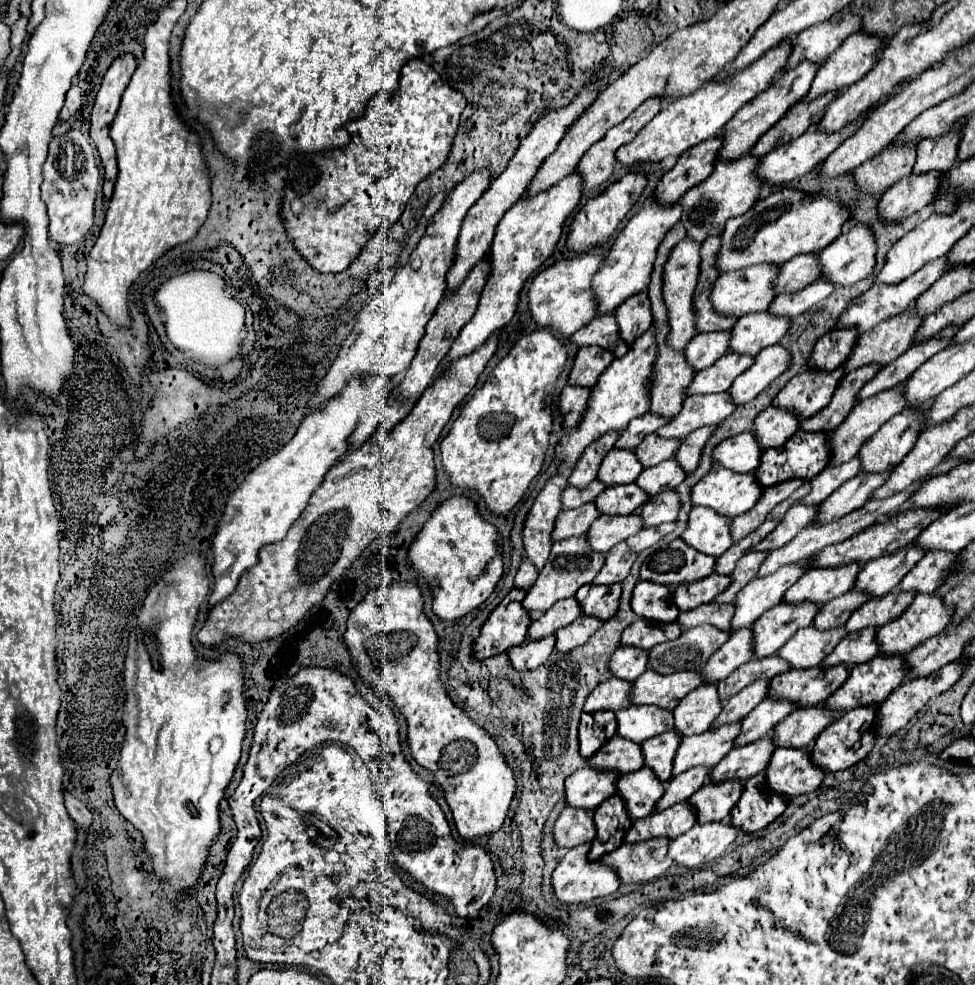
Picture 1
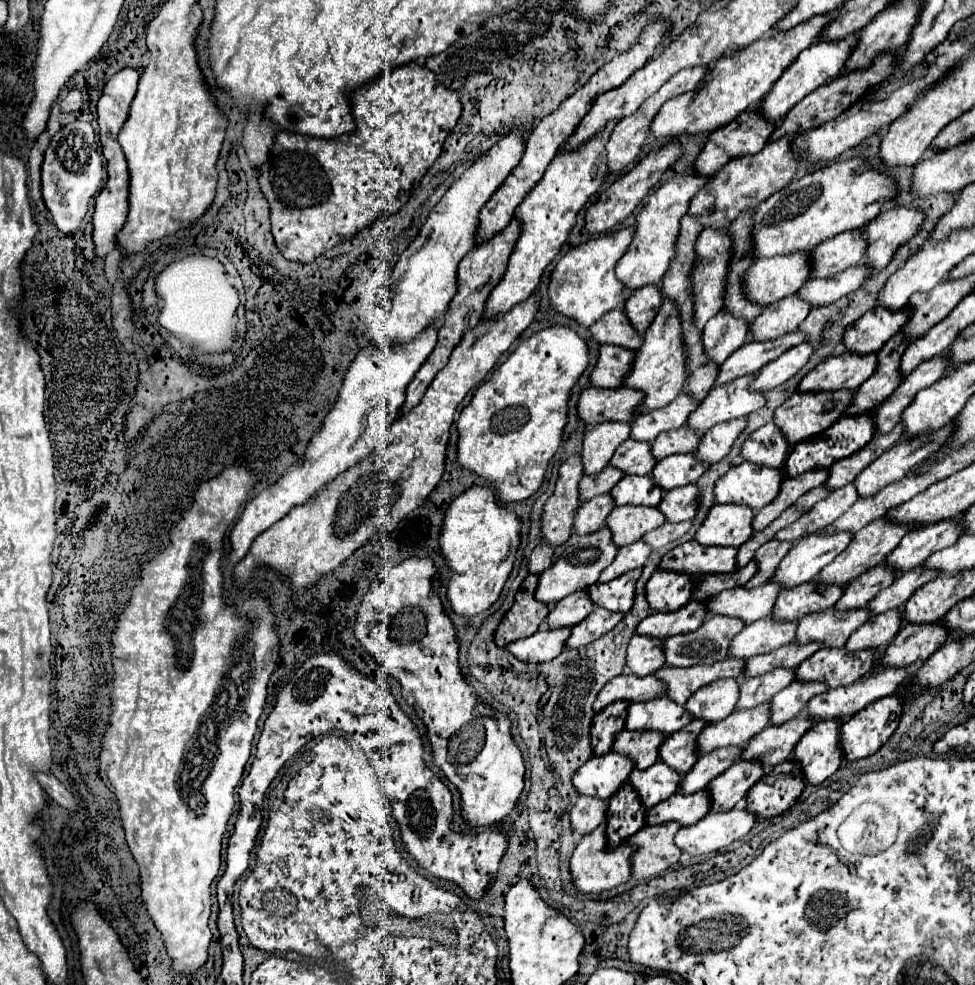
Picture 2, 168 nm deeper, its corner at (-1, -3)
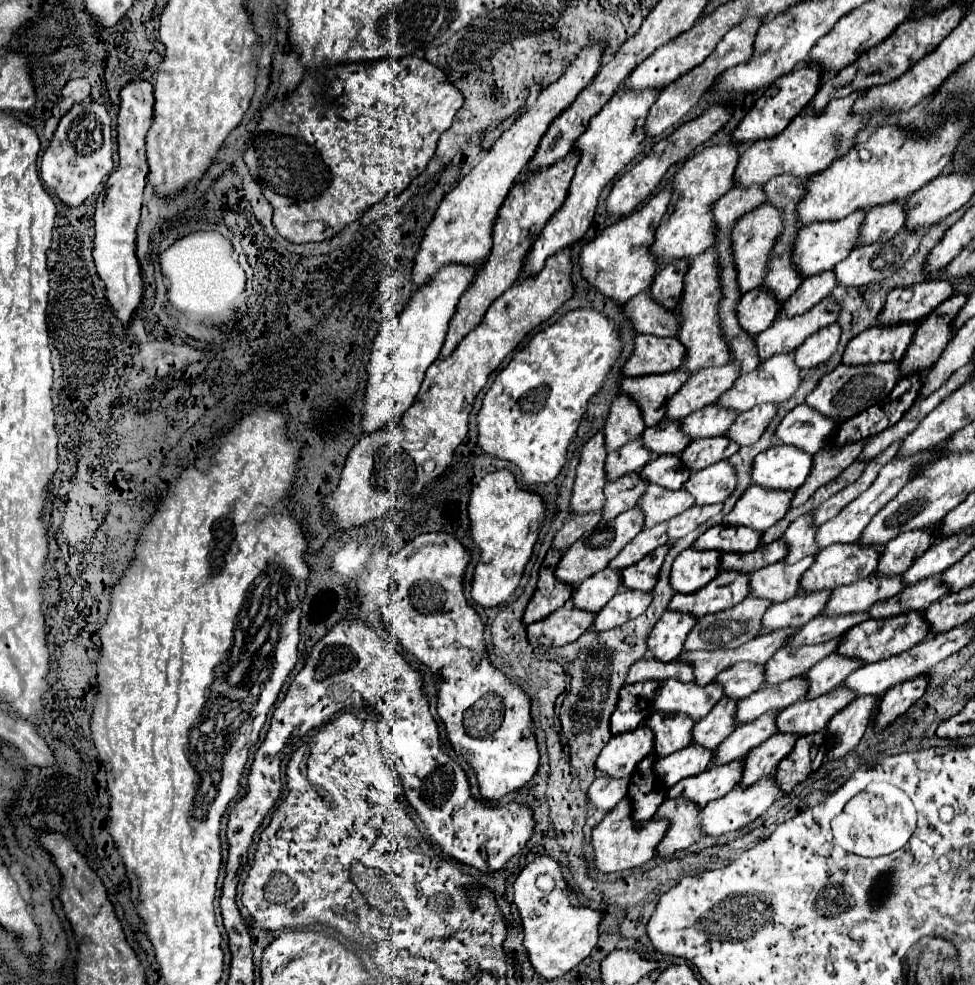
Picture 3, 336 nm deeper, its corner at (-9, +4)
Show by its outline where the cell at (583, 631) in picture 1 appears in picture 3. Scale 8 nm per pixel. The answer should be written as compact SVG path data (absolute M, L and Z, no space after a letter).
M622 588L598 614L594 620L594 630L612 630L626 624L628 620L640 616L652 602L652 592Z

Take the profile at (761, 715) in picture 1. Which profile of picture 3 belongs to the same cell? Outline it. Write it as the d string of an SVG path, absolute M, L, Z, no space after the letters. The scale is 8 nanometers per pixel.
M830 654L828 658L820 660L816 666L808 670L806 678L810 680L810 690L806 698L816 698L820 694L834 690L860 666L862 662L858 658L844 658L840 654Z

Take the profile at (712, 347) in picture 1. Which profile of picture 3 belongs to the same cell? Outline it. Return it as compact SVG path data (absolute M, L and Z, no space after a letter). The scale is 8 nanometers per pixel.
M756 288L744 294L740 300L738 320L748 334L756 336L776 320L780 310L782 304L776 300L776 294L770 288Z

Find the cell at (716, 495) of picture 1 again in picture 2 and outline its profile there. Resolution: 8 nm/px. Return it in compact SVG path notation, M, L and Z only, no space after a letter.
M744 461L716 481L714 497L716 503L734 503L758 513L778 495L780 483L780 469L768 469Z

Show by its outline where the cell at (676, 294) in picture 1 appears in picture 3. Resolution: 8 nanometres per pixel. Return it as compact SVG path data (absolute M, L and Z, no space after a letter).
M764 204L760 210L752 210L752 214L746 214L736 222L736 230L732 232L734 242L734 254L736 254L736 270L740 274L740 290L748 292L758 286L762 286L766 274L768 274L768 256L782 234L782 216L784 210L776 208L774 204Z

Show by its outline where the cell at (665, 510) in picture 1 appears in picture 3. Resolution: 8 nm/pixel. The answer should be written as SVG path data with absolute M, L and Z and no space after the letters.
M716 462L704 470L692 472L692 478L684 484L684 488L696 498L696 506L724 502L738 484L736 468L728 462Z

